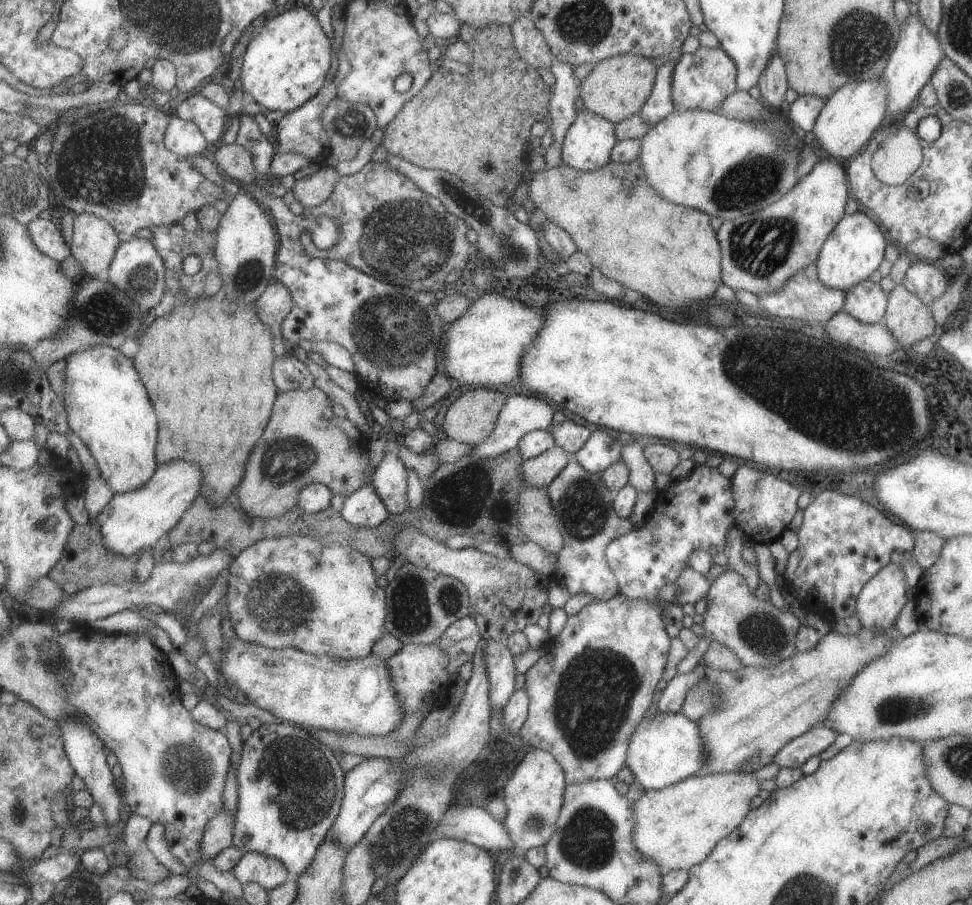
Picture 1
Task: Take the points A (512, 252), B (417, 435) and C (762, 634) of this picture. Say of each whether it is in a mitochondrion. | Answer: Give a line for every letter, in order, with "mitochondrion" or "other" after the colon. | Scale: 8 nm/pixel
A: mitochondrion
B: other
C: mitochondrion

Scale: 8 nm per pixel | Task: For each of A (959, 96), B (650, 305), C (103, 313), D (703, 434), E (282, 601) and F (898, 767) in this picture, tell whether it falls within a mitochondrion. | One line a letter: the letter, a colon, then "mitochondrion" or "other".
A: mitochondrion
B: other
C: mitochondrion
D: other
E: mitochondrion
F: other

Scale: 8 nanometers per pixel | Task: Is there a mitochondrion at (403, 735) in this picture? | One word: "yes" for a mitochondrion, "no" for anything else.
no

